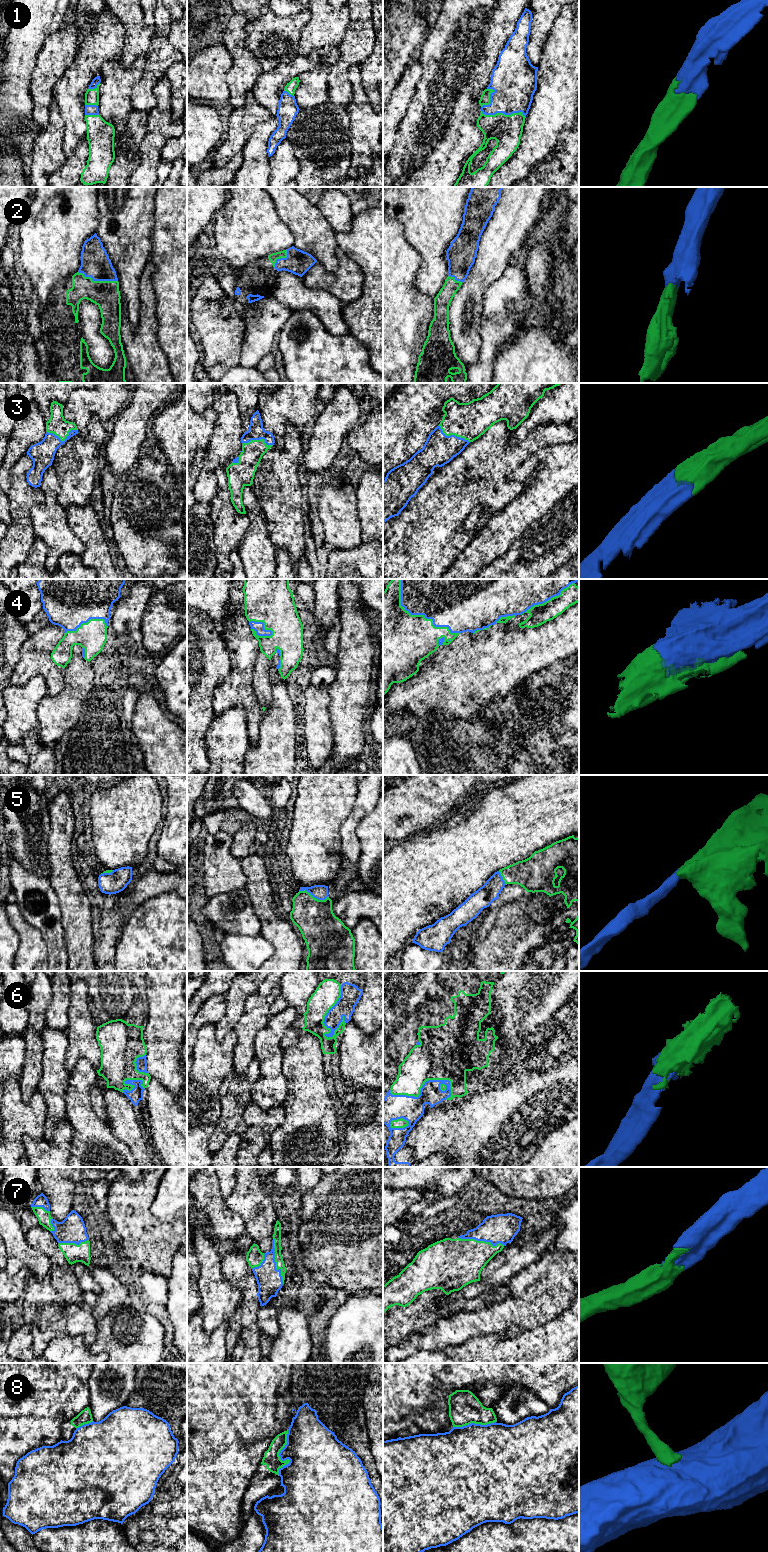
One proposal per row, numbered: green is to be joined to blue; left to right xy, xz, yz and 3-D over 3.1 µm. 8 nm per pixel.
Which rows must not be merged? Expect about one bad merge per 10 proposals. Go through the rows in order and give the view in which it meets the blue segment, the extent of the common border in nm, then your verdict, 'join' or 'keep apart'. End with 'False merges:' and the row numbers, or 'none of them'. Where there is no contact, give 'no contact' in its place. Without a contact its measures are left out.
1: yz | 360 nm | join
2: xy | 340 nm | join
3: xy | 260 nm | join
4: yz | 650 nm | join
5: xz | 240 nm | join
6: xz | 440 nm | join
7: xz | 380 nm | join
8: xz | 380 nm | keep apart
False merges: 8

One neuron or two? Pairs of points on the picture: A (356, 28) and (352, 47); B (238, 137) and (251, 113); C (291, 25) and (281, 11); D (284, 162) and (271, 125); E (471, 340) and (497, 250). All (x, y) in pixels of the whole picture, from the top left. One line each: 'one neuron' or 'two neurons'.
A: one neuron
B: one neuron
C: two neurons
D: two neurons
E: one neuron

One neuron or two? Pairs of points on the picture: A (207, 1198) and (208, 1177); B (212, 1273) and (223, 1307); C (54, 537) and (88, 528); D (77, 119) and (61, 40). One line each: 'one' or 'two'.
A: one
B: one
C: two
D: two

